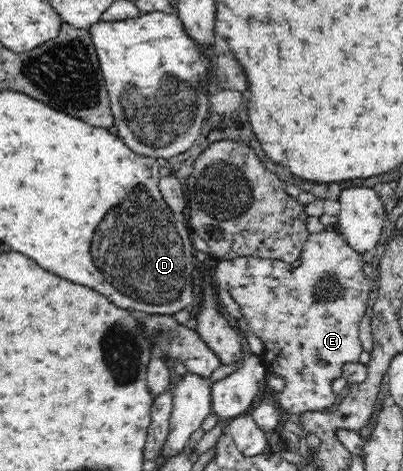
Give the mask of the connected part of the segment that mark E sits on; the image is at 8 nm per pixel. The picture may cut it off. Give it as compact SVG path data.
M327 229L310 234L305 240L300 259L301 266L295 268L279 259L237 257L231 261L219 260L218 266L212 270L217 287L229 293L241 306L251 331L263 340L265 351L261 359L265 368L285 378L285 387L282 393L276 395L275 403L292 418L315 410L333 410L336 394L330 383L341 376L345 363L359 362L364 352L359 340L359 323L367 315L369 295L378 289L377 278L366 266L360 252L351 248L338 232Z

